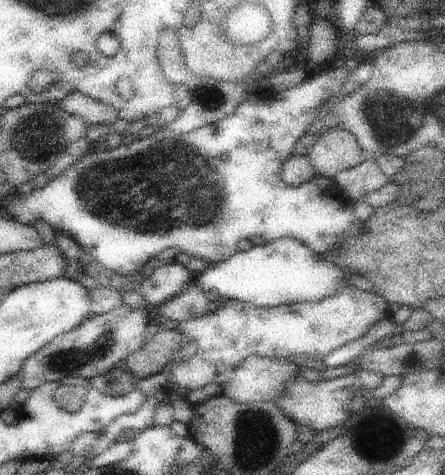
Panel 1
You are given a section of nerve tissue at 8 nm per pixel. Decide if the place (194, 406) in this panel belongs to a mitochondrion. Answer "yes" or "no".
no

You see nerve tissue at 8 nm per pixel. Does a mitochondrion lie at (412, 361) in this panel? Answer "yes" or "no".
no

